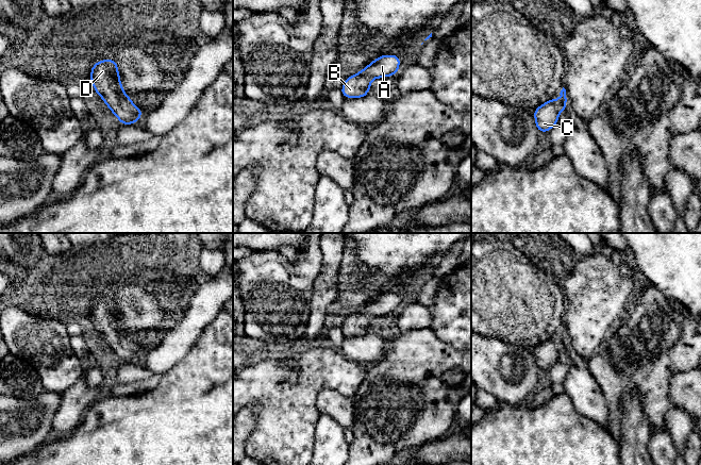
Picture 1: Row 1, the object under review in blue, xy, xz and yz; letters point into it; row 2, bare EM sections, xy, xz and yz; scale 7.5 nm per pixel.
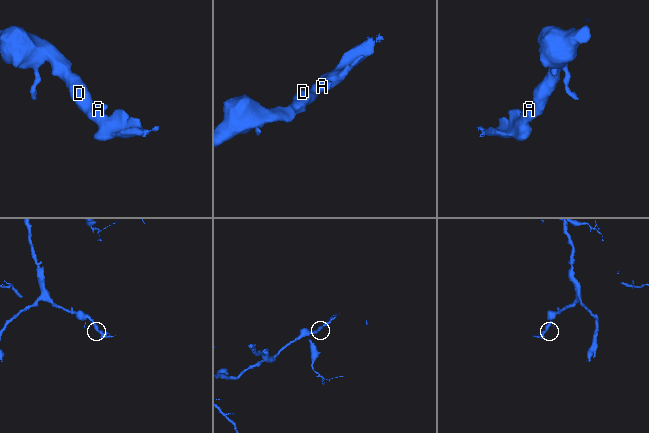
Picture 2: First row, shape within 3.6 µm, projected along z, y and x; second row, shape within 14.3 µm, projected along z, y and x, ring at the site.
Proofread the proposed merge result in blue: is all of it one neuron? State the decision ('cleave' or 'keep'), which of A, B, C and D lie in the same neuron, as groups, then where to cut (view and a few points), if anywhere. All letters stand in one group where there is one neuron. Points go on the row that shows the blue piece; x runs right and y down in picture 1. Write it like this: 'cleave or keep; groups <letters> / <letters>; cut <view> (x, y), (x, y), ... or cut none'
keep; groups A B C D; cut none

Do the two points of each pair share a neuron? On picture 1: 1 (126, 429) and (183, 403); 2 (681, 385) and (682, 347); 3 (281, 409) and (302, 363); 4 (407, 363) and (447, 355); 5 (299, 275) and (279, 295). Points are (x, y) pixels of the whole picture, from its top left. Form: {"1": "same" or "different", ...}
{"1": "same", "2": "different", "3": "same", "4": "same", "5": "same"}

